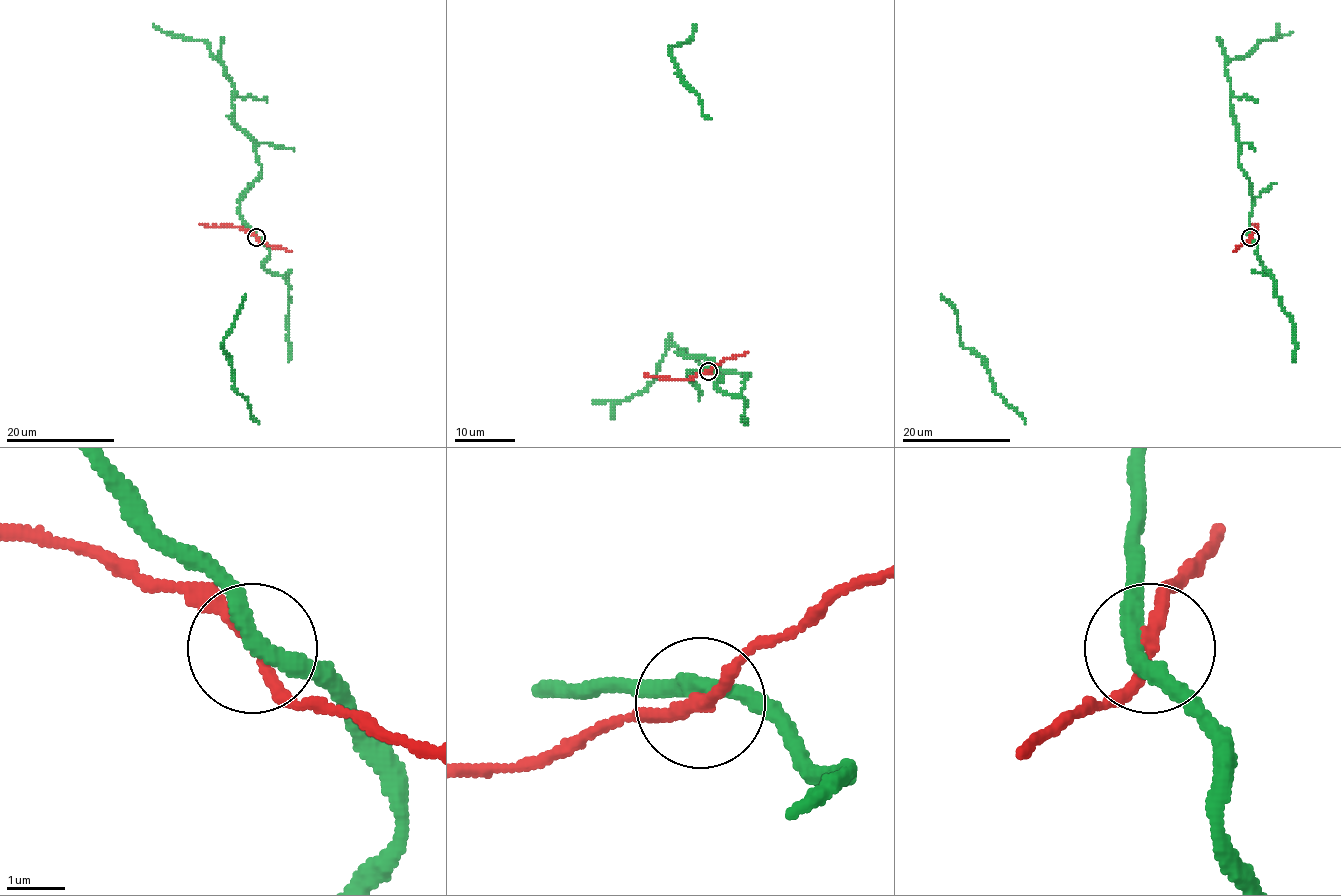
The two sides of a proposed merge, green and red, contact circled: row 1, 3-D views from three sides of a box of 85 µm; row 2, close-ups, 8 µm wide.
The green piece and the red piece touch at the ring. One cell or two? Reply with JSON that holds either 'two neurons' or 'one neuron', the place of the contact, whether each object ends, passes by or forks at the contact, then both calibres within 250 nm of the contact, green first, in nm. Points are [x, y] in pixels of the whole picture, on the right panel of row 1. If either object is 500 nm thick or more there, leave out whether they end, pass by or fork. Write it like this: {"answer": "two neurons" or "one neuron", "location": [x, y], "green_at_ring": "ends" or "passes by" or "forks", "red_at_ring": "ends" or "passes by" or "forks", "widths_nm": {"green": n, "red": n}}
{"answer": "two neurons", "location": [1250, 237], "green_at_ring": "passes by", "red_at_ring": "passes by", "widths_nm": {"green": 320, "red": 200}}

